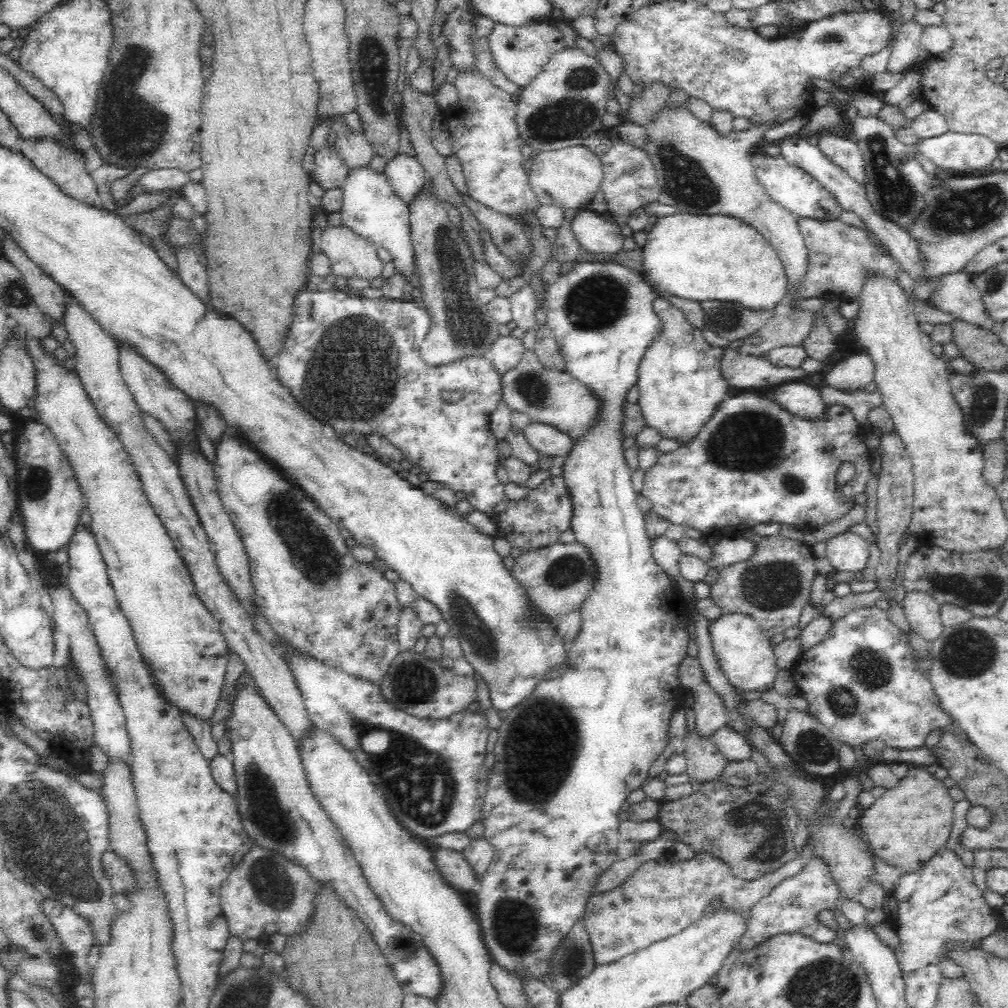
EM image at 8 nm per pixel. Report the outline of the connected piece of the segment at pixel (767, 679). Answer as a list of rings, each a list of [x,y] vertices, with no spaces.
[[[726,612],[713,621],[710,628],[712,644],[720,666],[728,680],[742,691],[767,691],[778,676],[777,658],[770,638],[762,634],[759,624],[748,615]]]

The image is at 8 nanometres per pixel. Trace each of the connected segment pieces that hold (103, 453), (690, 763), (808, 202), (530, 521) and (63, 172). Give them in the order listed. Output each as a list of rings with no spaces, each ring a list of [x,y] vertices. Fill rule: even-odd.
[[[26,341],[26,345],[30,347],[36,362],[38,394],[34,406],[34,419],[49,426],[73,467],[85,507],[88,508],[92,519],[91,532],[102,549],[110,582],[120,609],[129,622],[139,653],[148,664],[153,681],[162,692],[161,695],[170,704],[174,704],[184,716],[196,718],[200,724],[211,724],[222,698],[226,653],[229,650],[220,625],[198,595],[190,569],[180,556],[154,507],[151,506],[130,453],[116,432],[97,413],[80,379],[73,375],[73,371],[66,371],[64,367],[56,364],[52,356],[43,356],[38,342]]]
[[[696,732],[690,733],[686,738],[683,755],[686,759],[687,775],[693,784],[721,779],[730,764],[712,739],[700,739]]]
[[[752,150],[749,159],[757,178],[765,193],[776,204],[787,208],[796,217],[812,217],[820,220],[838,219],[843,208],[813,176],[810,176],[803,168],[792,166],[780,155],[771,156],[763,150]]]
[[[550,476],[542,484],[538,484],[536,488],[530,488],[522,498],[518,498],[518,500],[508,499],[504,510],[494,514],[492,521],[496,526],[495,537],[503,538],[510,544],[511,548],[520,548],[523,553],[556,544],[559,541],[560,534],[571,528],[571,514],[572,501],[568,497],[562,476]]]
[[[18,137],[16,144],[18,145],[17,148],[34,163],[34,166],[40,169],[40,172],[49,176],[64,194],[67,194],[74,200],[102,208],[102,201],[100,200],[100,195],[97,193],[96,183],[92,180],[90,173],[86,171],[84,161],[78,159],[71,150],[67,150],[67,148],[51,140]]]

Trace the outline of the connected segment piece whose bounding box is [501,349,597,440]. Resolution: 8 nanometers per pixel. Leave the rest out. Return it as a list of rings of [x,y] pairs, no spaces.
[[[526,349],[522,360],[501,376],[501,394],[510,408],[528,413],[530,422],[540,421],[558,427],[568,433],[572,440],[593,420],[597,407],[596,398],[573,376],[563,370],[548,370],[540,366],[537,356]]]

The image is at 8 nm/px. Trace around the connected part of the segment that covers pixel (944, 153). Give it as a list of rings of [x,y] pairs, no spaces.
[[[950,130],[924,139],[917,148],[937,166],[963,173],[990,167],[992,160],[1003,152],[998,143],[986,135]]]

